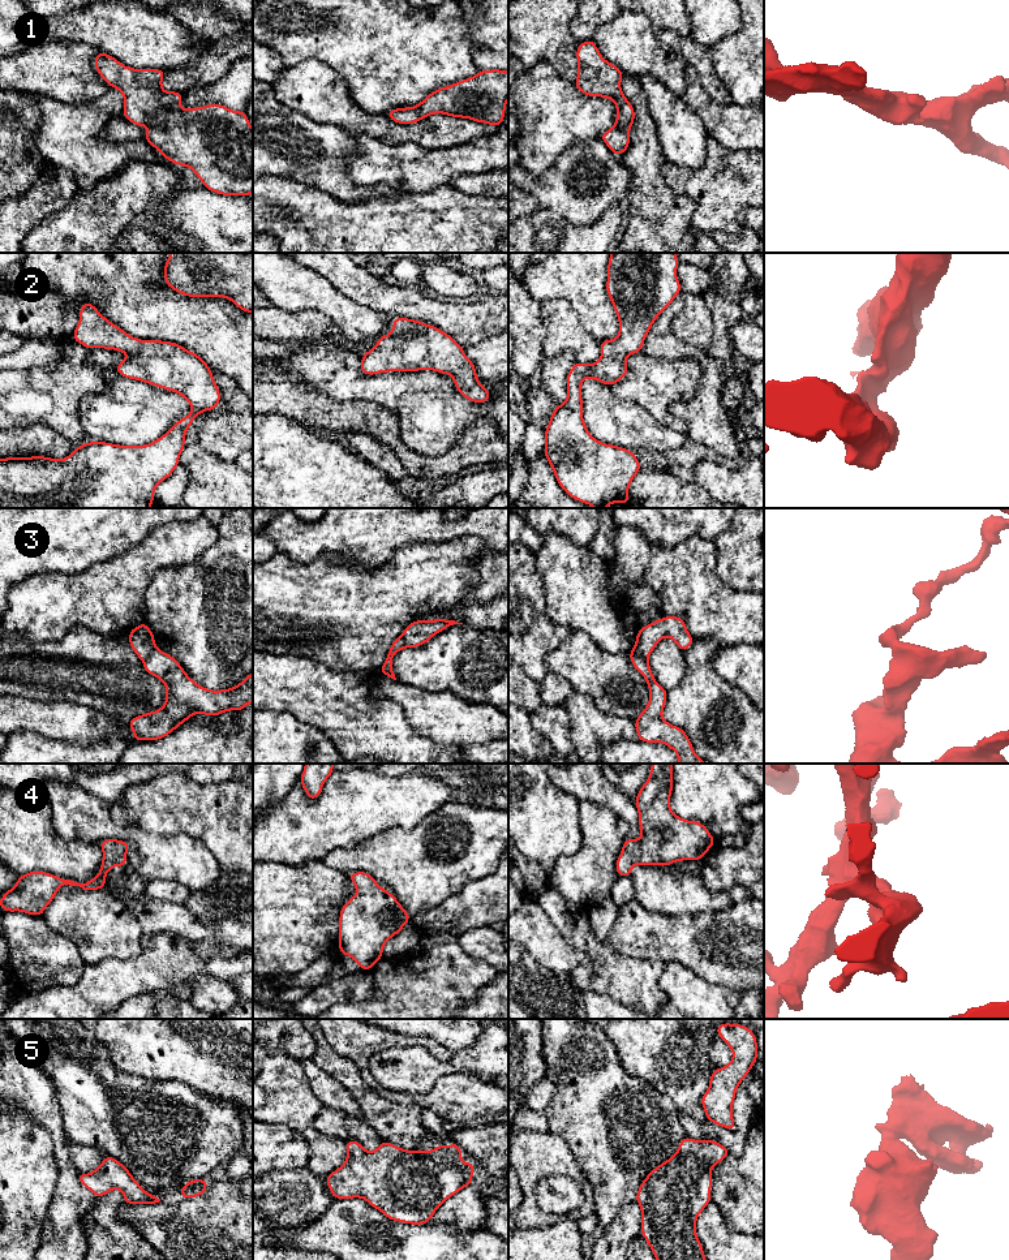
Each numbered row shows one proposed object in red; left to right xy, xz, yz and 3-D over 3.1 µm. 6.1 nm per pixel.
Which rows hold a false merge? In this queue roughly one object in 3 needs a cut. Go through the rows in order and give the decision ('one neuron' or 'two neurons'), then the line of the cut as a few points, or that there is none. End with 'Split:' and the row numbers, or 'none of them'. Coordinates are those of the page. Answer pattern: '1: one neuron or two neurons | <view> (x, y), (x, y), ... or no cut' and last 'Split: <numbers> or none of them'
1: one neuron | no cut
2: one neuron | no cut
3: two neurons | xy (155, 646), (142, 661)
4: one neuron | no cut
5: one neuron | no cut
Split: 3

